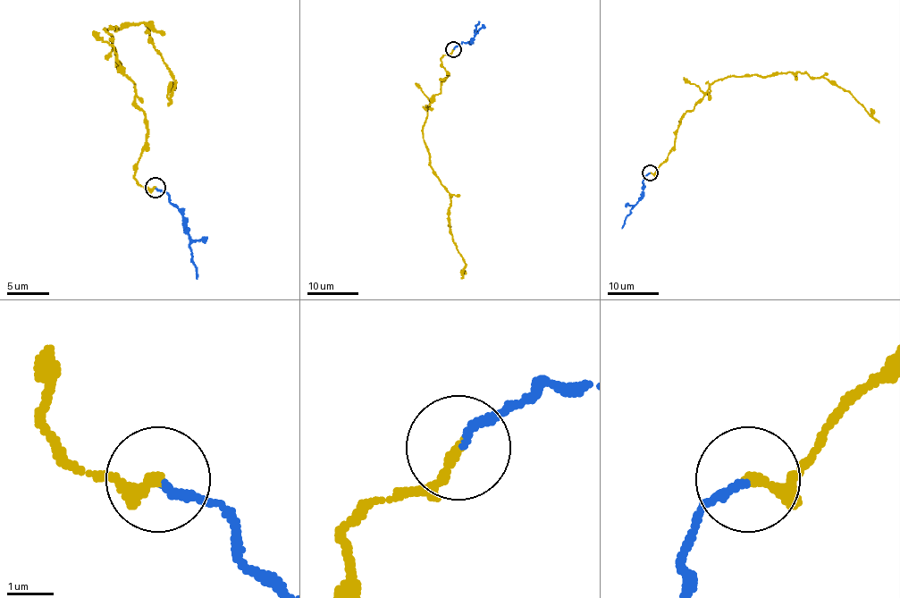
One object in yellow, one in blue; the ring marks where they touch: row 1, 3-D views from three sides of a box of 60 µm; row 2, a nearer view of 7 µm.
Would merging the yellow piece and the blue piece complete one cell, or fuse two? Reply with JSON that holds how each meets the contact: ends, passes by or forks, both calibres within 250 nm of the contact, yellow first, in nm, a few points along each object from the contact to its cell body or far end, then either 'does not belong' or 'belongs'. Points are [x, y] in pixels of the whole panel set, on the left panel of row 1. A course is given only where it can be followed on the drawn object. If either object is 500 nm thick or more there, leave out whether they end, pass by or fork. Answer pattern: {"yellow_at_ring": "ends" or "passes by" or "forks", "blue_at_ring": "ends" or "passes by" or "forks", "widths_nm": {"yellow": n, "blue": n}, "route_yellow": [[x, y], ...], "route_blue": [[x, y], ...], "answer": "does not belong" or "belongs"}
{"yellow_at_ring": "ends", "blue_at_ring": "ends", "widths_nm": {"yellow": 240, "blue": 190}, "route_yellow": [[155, 188], [135, 178], [147, 121], [105, 29], [149, 22], [149, 37], [174, 81], [168, 106]], "route_blue": [[155, 188], [166, 194], [182, 217], [182, 228], [197, 278]], "answer": "belongs"}

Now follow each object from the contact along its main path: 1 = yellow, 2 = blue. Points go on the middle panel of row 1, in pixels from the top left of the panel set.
1: (453, 49), (441, 58), (449, 75), (431, 102), (423, 140), (450, 194), (461, 278)
2: (453, 49), (460, 43), (470, 42), (479, 21)

